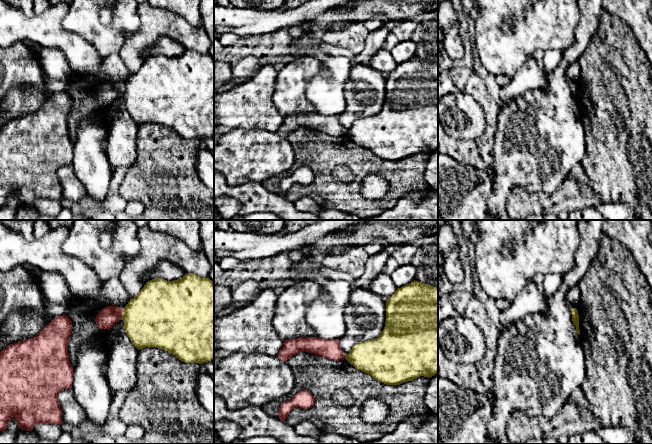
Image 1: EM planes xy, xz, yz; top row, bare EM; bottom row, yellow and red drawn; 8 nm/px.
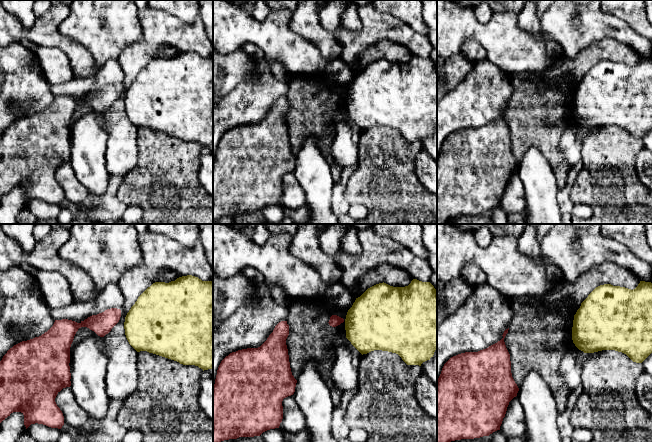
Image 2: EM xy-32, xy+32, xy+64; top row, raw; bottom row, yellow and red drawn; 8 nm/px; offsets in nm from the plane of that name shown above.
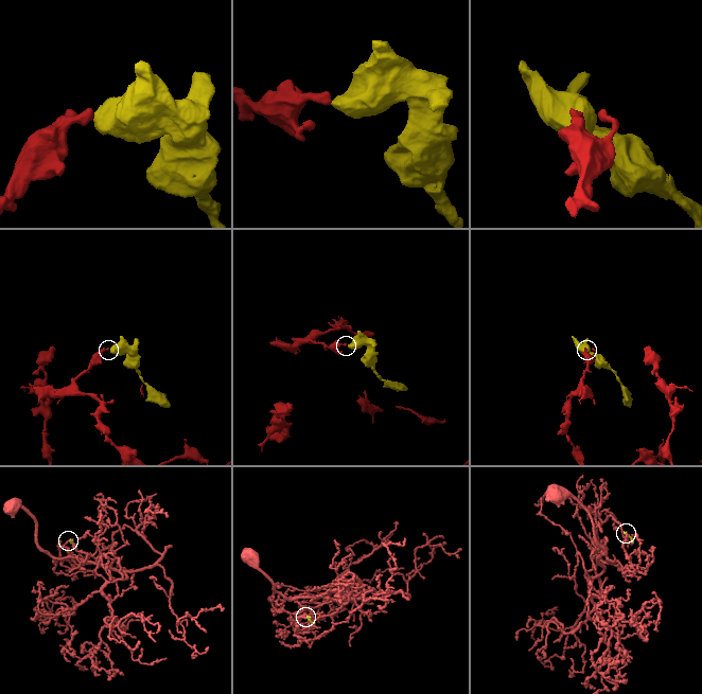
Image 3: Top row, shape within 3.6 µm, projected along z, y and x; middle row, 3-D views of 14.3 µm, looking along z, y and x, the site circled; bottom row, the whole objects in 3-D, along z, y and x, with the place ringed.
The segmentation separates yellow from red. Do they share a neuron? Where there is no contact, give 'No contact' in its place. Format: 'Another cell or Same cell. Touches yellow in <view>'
Another cell. Touches yellow in xy

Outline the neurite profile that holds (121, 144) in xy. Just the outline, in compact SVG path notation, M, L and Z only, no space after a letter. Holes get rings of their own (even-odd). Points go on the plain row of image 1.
M119 96L109 106L106 115L108 136L106 155L110 167L130 167L137 159L138 125L127 112L123 96Z

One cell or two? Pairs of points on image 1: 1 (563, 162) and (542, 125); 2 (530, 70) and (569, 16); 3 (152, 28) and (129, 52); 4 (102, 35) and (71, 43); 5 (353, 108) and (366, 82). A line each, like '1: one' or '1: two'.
1: one
2: two
3: one
4: two
5: one

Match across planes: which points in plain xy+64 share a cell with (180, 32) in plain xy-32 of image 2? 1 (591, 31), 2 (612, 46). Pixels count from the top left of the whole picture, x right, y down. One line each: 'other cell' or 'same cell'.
1: same cell
2: other cell

